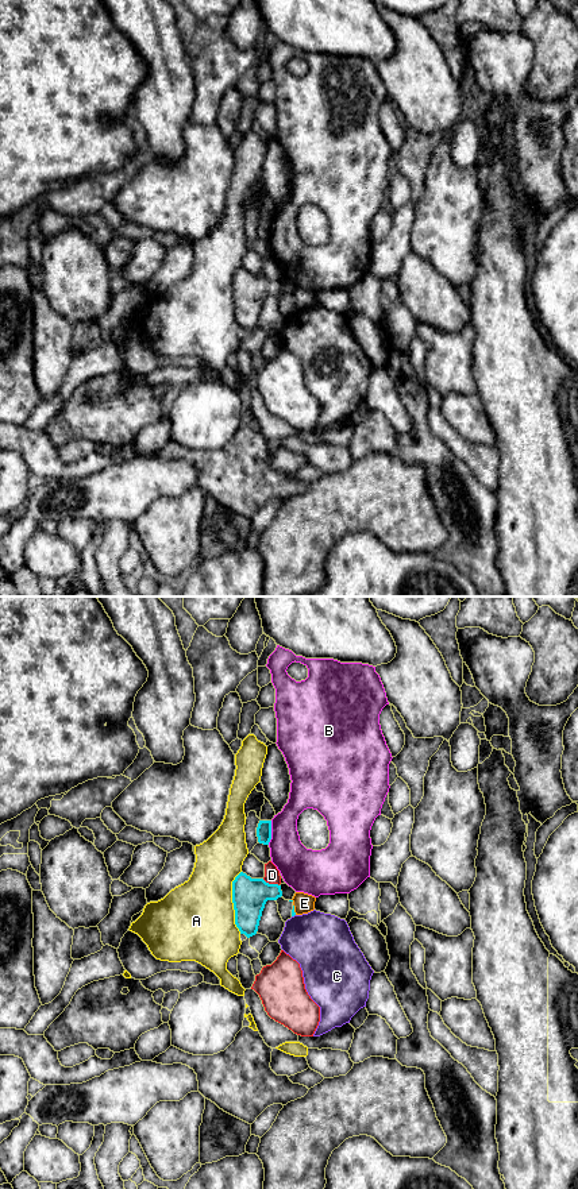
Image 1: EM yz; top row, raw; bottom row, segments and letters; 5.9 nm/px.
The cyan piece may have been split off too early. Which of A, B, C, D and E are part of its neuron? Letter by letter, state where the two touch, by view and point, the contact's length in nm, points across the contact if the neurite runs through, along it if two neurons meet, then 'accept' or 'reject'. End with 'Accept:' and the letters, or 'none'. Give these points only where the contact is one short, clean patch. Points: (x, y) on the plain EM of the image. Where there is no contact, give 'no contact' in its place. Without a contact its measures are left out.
A: meets cyan in yz at (232, 297); contact 380 nm long; reject
B: meets cyan in yz at (270, 228); contact 150 nm long; reject
C: meets cyan in yz at (293, 311); contact 30 nm long; reject
D: meets cyan in yz at (270, 280); contact 110 nm long; reject
E: meets cyan in yz at (293, 305); contact 70 nm long; reject
Accept: none

